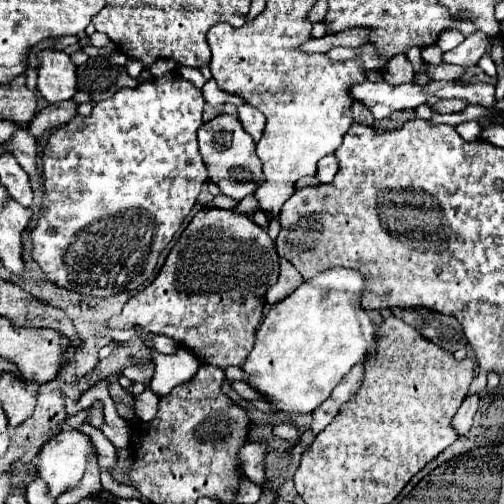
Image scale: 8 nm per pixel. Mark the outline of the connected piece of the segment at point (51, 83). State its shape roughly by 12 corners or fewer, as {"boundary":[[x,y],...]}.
{"boundary":[[64,51],[38,53],[38,91],[72,99],[76,65]]}

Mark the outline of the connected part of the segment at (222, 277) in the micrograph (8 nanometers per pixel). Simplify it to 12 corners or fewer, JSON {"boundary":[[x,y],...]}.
{"boundary":[[204,207],[118,329],[242,365],[278,253]]}

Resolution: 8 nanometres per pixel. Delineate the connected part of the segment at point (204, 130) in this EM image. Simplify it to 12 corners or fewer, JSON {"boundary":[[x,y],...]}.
{"boundary":[[232,115],[198,129],[208,177],[236,201],[254,195],[262,163]]}

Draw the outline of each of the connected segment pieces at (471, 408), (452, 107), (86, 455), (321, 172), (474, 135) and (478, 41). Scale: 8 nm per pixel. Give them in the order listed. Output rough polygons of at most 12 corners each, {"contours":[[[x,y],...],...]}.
{"contours":[[[468,395],[454,415],[458,433],[472,427],[478,395]],[[444,99],[432,105],[438,113],[458,113],[468,103],[462,99]],[[62,431],[42,447],[38,477],[58,497],[80,483],[92,437]],[[326,155],[318,163],[316,179],[328,183],[338,171],[334,155]],[[460,123],[458,131],[466,141],[480,139],[480,123]],[[482,31],[446,51],[444,63],[476,65],[486,53],[488,37]]]}

